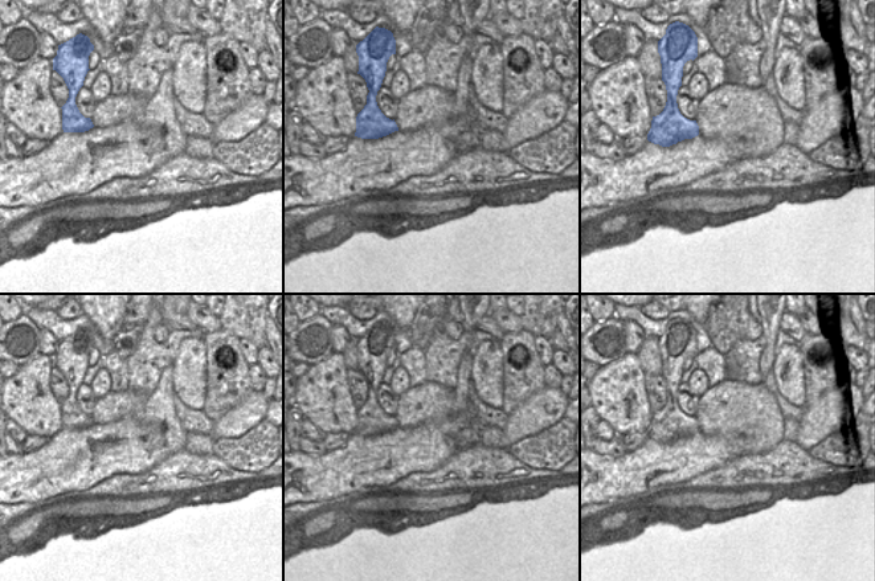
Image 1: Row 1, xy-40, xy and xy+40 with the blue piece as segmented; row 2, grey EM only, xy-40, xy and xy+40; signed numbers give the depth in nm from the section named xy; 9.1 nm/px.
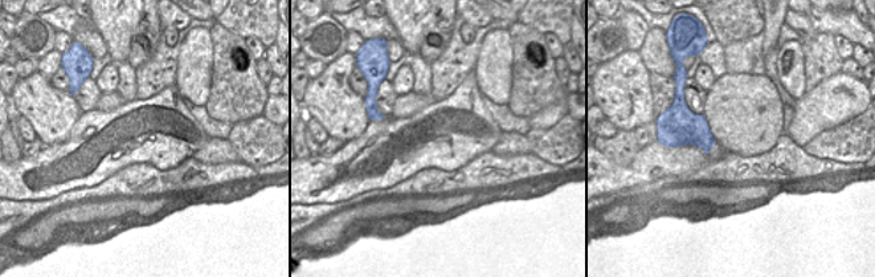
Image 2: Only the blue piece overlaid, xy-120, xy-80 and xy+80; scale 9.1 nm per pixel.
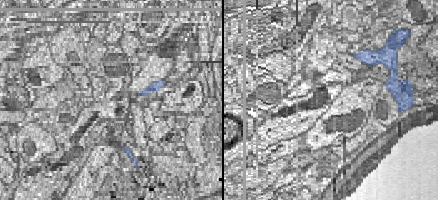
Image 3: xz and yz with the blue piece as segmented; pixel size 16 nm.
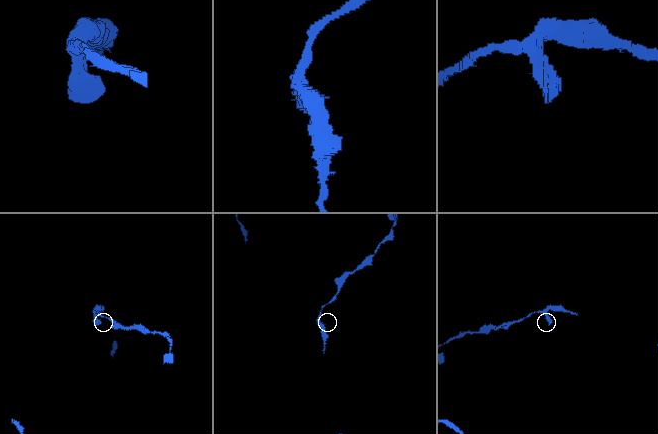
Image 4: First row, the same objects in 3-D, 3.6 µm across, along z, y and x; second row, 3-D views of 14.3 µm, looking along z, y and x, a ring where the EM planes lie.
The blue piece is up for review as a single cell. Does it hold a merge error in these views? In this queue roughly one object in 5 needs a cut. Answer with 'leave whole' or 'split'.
leave whole

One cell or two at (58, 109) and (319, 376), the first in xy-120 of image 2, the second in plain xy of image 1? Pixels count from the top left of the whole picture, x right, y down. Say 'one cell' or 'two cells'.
one cell

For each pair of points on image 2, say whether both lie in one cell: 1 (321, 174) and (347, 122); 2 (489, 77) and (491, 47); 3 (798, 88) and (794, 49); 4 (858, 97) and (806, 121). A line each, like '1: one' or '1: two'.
1: two
2: one
3: one
4: one

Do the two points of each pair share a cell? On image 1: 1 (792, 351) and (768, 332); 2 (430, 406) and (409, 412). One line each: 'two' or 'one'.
1: two
2: one

